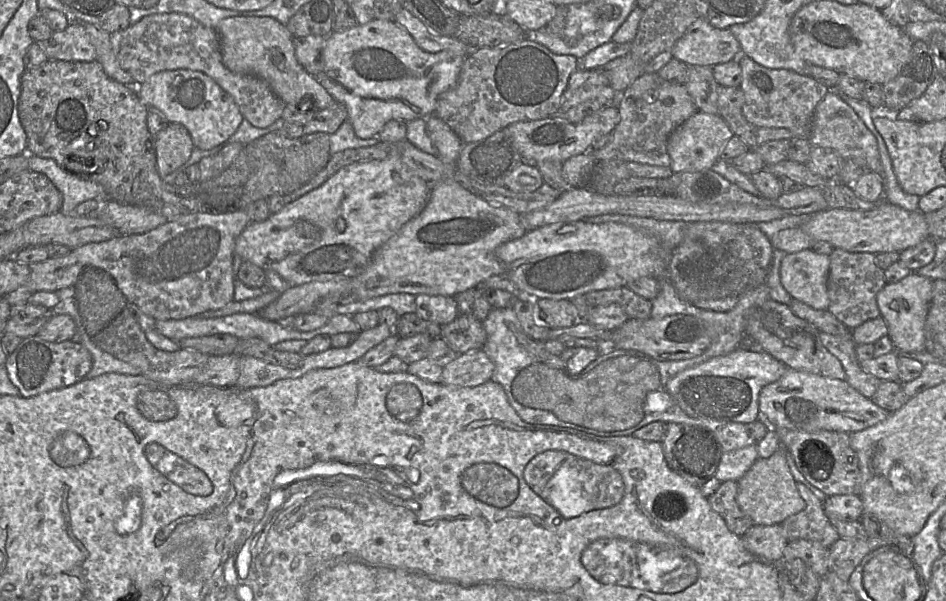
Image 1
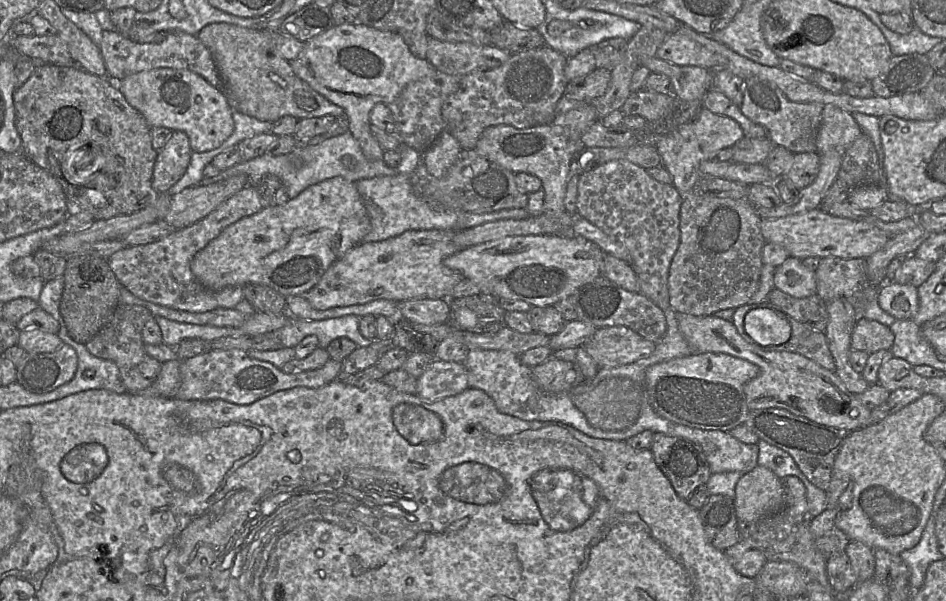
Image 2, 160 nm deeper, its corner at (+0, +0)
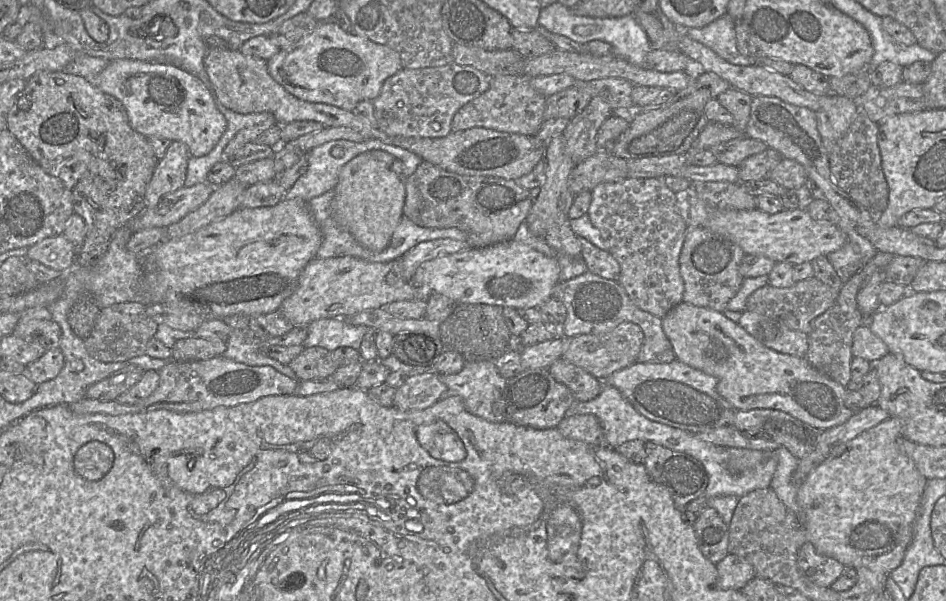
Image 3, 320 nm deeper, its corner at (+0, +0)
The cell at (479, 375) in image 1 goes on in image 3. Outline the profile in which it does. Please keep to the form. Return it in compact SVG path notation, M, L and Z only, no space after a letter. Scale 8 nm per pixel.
M428 370L423 374L409 376L404 384L396 388L393 407L401 411L422 410L430 407L443 398L448 392L447 386L439 380L439 375L434 370Z

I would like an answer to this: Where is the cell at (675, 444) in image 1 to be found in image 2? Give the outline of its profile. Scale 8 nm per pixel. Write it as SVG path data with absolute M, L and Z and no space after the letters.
M654 433L651 451L657 466L668 478L677 495L686 501L692 493L705 487L711 476L711 470L702 448L687 439Z

